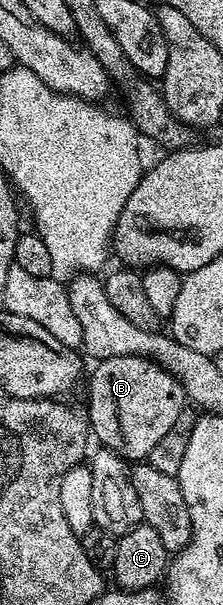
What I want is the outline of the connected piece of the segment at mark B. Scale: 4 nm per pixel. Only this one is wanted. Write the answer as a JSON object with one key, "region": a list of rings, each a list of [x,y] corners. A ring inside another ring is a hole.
{"region":[[[117,356],[116,358],[108,358],[107,360],[99,360],[93,365],[94,373],[89,373],[88,384],[90,380],[90,408],[88,407],[88,423],[92,429],[93,435],[98,436],[97,443],[103,448],[110,448],[114,452],[119,452],[123,460],[127,462],[145,461],[146,455],[152,450],[152,446],[156,446],[156,442],[160,442],[160,438],[164,438],[164,434],[168,434],[168,430],[172,430],[172,426],[176,426],[178,421],[183,419],[185,408],[188,408],[186,399],[186,391],[182,383],[178,381],[168,370],[164,370],[159,366],[156,360],[148,360],[144,356]]]}

